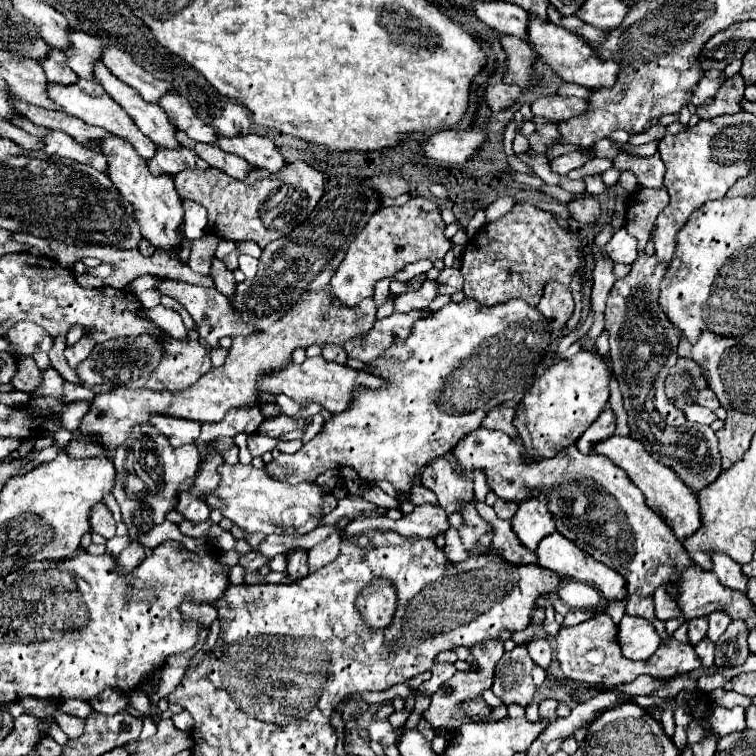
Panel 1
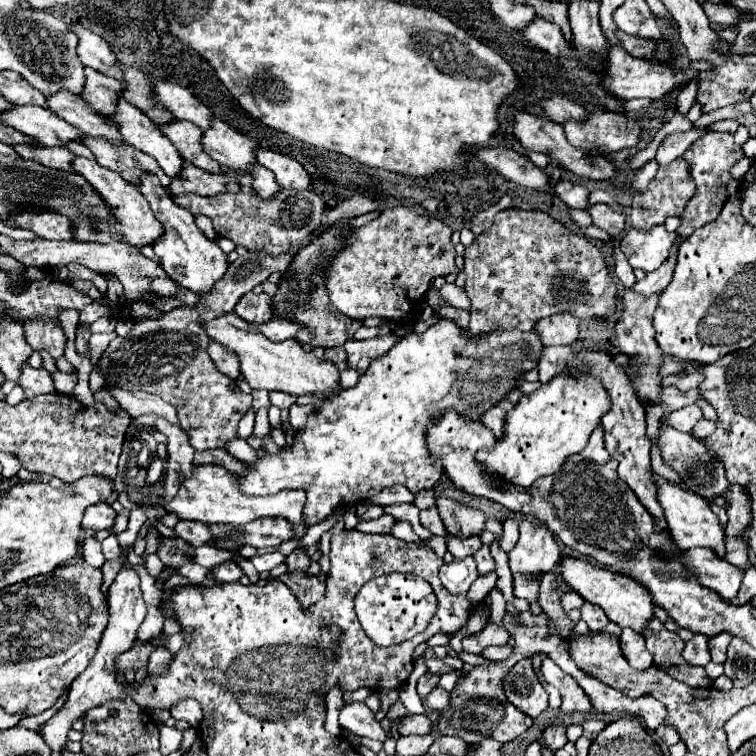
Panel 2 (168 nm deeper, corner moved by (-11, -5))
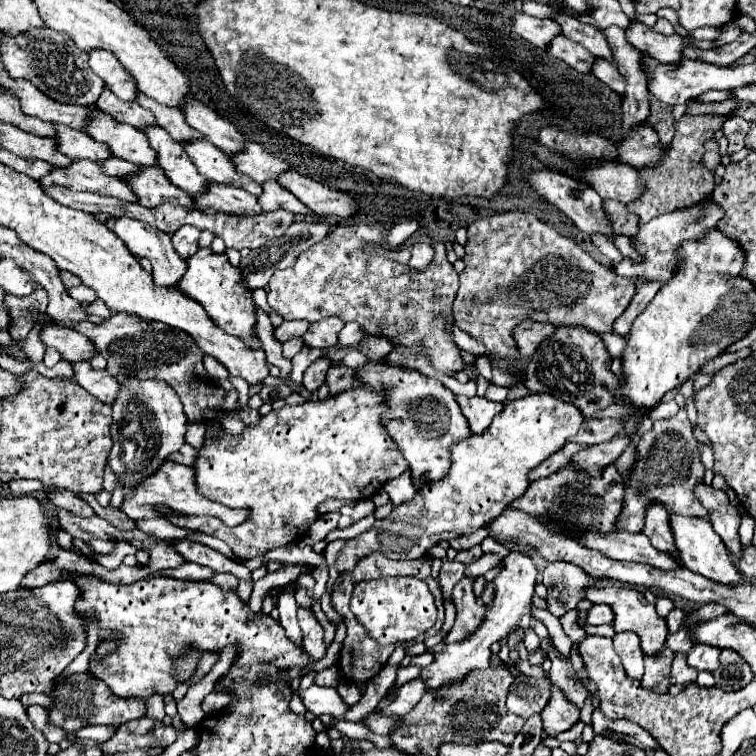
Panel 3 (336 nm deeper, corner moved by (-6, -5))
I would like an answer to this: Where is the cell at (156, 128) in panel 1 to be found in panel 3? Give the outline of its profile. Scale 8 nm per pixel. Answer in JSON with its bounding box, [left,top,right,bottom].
[185,140,263,196]

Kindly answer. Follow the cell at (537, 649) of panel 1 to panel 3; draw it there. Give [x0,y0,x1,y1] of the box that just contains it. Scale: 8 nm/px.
[541,686,579,738]

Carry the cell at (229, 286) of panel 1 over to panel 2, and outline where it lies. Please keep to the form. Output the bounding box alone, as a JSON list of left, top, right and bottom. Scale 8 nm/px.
[234,292,272,324]

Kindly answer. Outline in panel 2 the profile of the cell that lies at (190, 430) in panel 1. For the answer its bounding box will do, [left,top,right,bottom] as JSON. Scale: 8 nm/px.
[108,390,180,424]

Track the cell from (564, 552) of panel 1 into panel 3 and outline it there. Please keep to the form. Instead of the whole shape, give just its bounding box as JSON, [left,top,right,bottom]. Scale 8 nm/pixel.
[587,584,669,656]

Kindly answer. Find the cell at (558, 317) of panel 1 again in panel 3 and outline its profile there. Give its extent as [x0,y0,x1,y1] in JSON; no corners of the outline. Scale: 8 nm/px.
[513,320,553,356]

